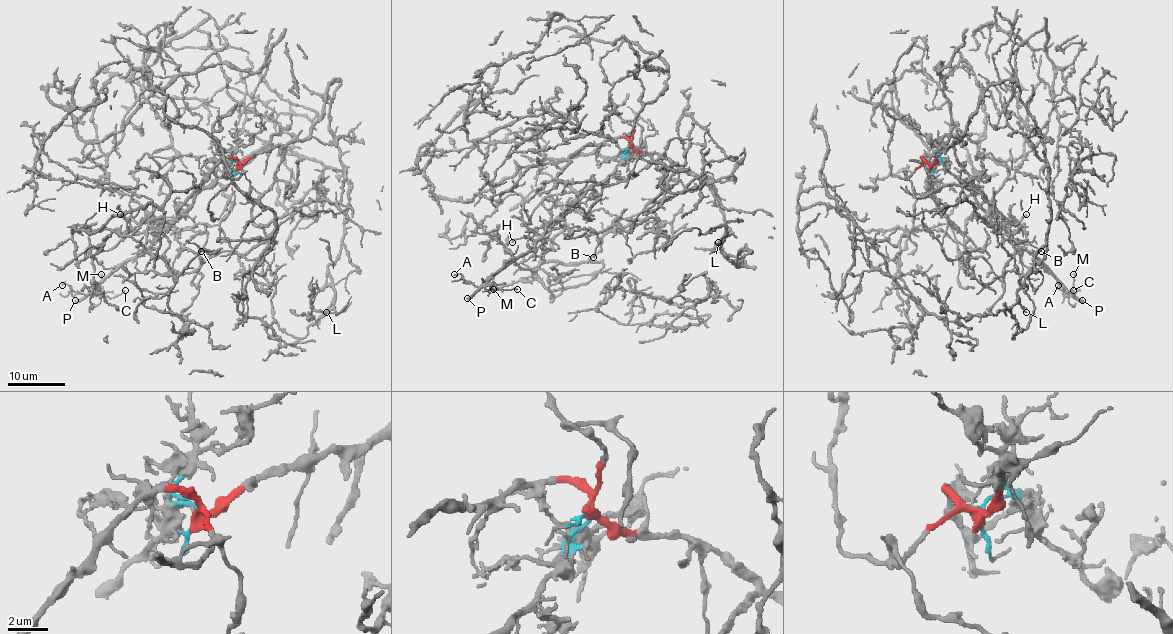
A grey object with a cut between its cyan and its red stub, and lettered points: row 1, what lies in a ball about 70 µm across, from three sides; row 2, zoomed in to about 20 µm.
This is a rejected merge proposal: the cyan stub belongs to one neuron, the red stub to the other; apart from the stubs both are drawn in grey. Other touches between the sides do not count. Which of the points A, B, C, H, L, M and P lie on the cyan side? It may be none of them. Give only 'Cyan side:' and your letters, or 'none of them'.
Cyan side: A, C, H, M, P

